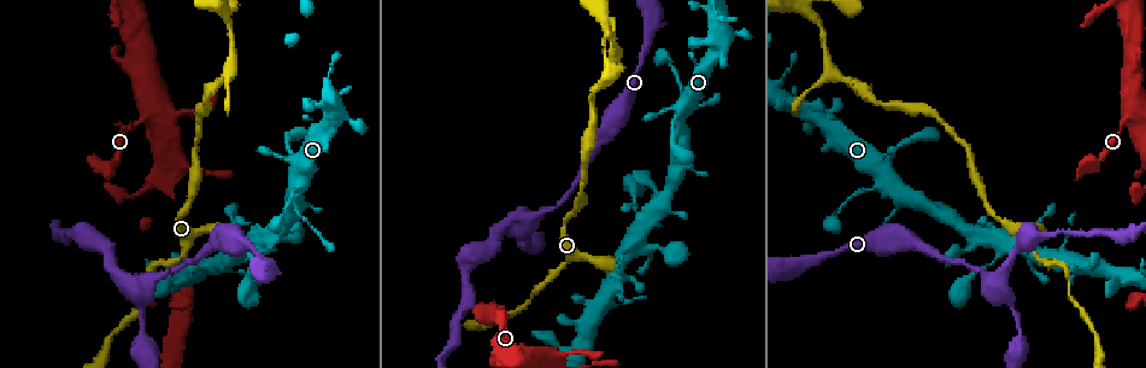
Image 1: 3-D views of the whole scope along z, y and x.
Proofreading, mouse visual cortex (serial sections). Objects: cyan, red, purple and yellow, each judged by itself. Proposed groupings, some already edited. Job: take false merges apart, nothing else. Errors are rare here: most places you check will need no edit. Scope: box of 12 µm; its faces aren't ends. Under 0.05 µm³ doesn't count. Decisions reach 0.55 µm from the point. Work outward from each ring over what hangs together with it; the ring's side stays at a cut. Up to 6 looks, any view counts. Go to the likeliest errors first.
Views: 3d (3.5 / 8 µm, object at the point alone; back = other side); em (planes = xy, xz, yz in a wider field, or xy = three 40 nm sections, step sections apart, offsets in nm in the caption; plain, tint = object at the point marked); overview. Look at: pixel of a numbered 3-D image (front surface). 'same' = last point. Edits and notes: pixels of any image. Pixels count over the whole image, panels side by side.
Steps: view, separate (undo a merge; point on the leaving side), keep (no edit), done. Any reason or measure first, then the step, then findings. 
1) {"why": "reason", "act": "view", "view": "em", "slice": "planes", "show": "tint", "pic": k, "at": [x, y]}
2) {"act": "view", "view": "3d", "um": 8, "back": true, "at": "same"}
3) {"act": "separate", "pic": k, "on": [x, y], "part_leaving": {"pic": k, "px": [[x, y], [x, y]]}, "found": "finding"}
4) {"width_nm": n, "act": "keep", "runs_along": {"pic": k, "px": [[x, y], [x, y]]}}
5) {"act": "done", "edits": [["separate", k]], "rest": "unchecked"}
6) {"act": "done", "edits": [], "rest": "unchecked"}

{"why": "three-way junction", "act": "view", "view": "3d", "um": 3.5, "pic": 1, "at": [151, 284]}

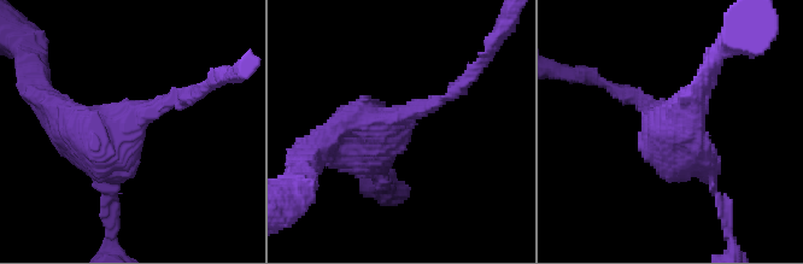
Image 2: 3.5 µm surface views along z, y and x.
{"act": "view", "view": "em", "slice": "xy", "step": 3, "show": "tint", "pic": 2, "at": [125, 128]}

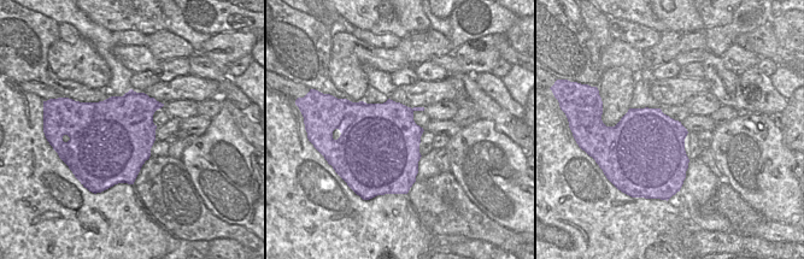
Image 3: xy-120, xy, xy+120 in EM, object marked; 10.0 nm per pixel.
{"width_nm": 800, "act": "keep", "runs_along": {"pic": 2, "px": [[443, 99], [314, 148]]}, "found": "one cell here"}

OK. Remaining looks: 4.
{"why": "calibre changes", "act": "view", "view": "3d", "um": 3.5, "pic": 1, "at": [626, 247]}

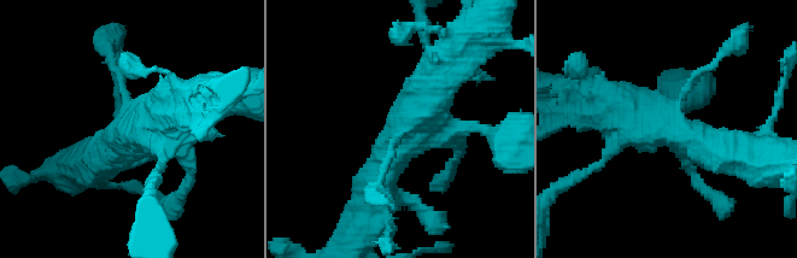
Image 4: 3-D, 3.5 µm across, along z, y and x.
{"why": "shape alone is not enough", "act": "view", "view": "em", "slice": "planes", "show": "tint", "pic": 4, "at": [131, 108]}

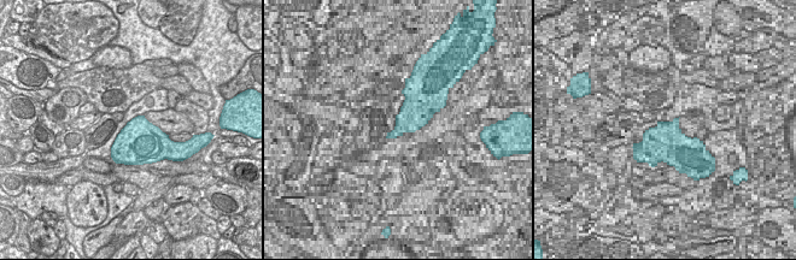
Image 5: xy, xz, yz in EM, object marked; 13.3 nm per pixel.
{"act": "keep", "runs_along": {"pic": 4, "px": [[435, 78], [380, 181]]}, "found": "one cell here"}

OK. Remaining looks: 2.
{"why": "a fork", "act": "view", "view": "3d", "um": 8, "pic": 1, "at": [831, 75]}

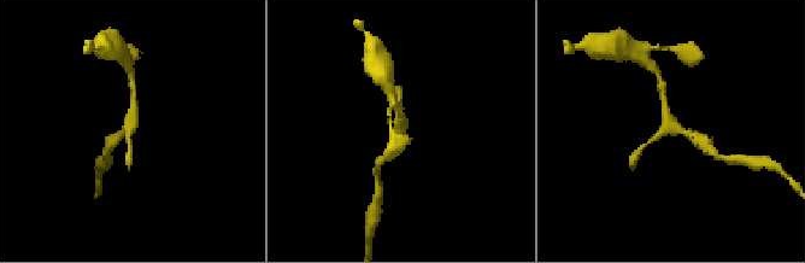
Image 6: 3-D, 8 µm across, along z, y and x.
{"act": "view", "view": "em", "slice": "planes", "show": "tint", "pic": 6, "at": [132, 125]}

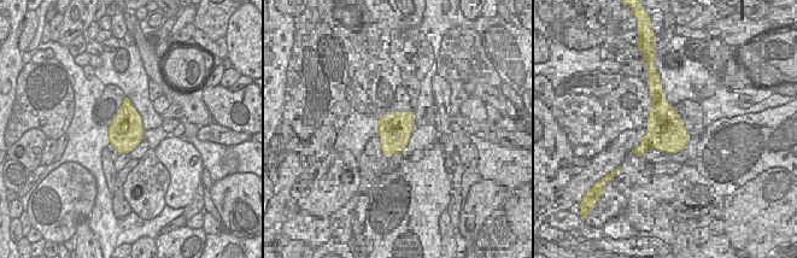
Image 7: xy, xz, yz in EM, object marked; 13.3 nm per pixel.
{"act": "keep", "found": "continuous, no second cell"}

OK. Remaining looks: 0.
{"act": "done", "edits": [], "rest": "unchecked"}

